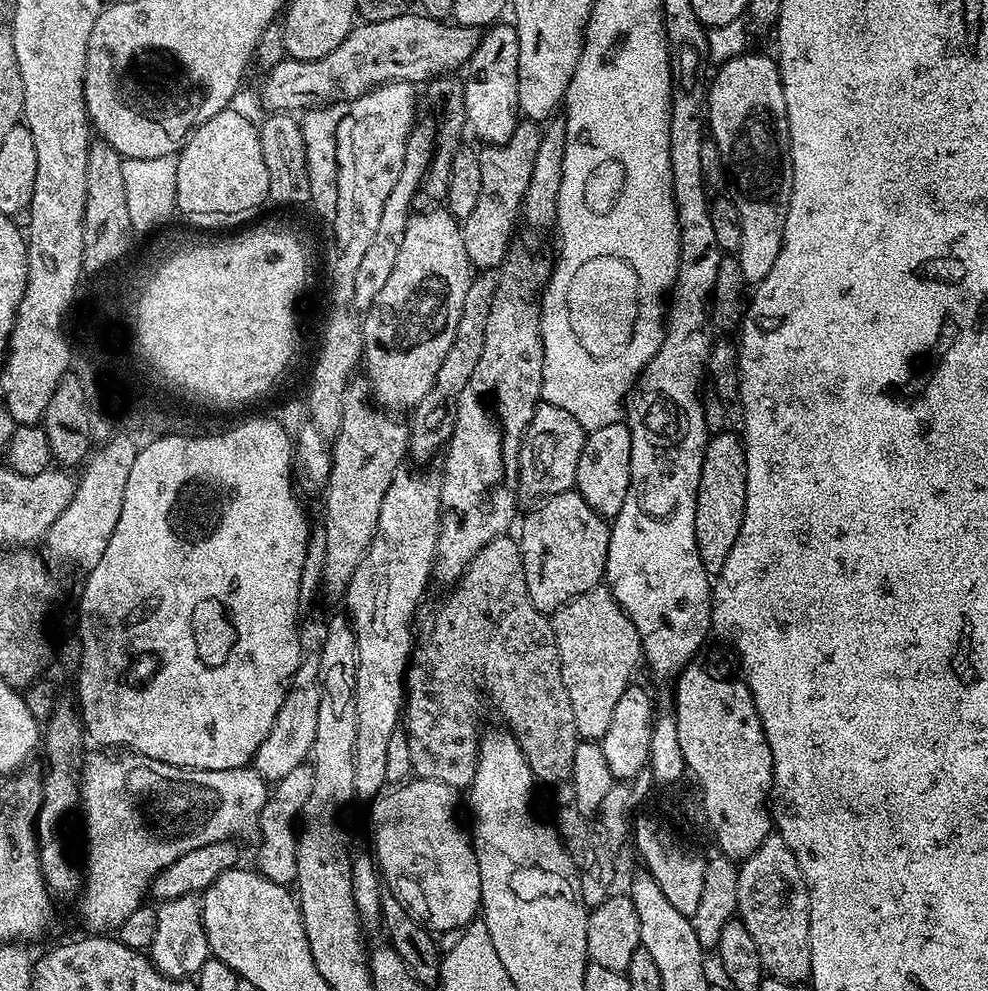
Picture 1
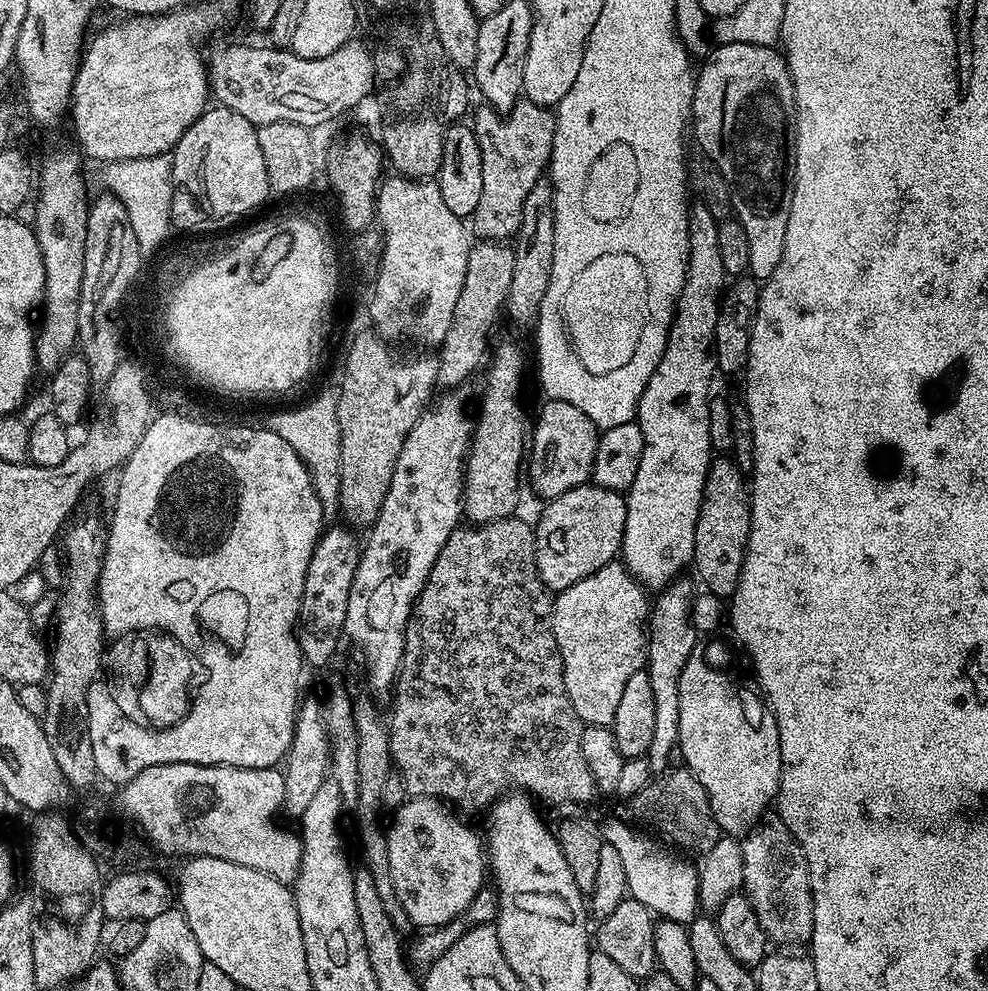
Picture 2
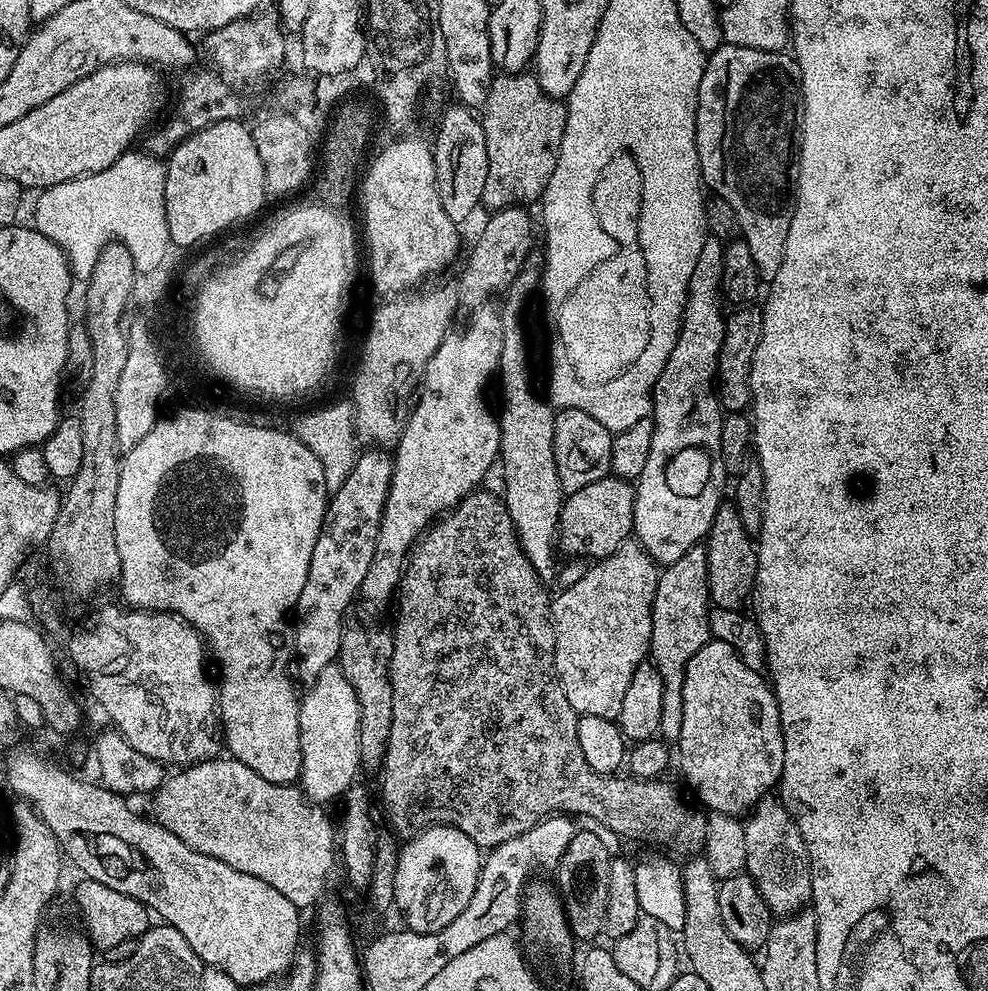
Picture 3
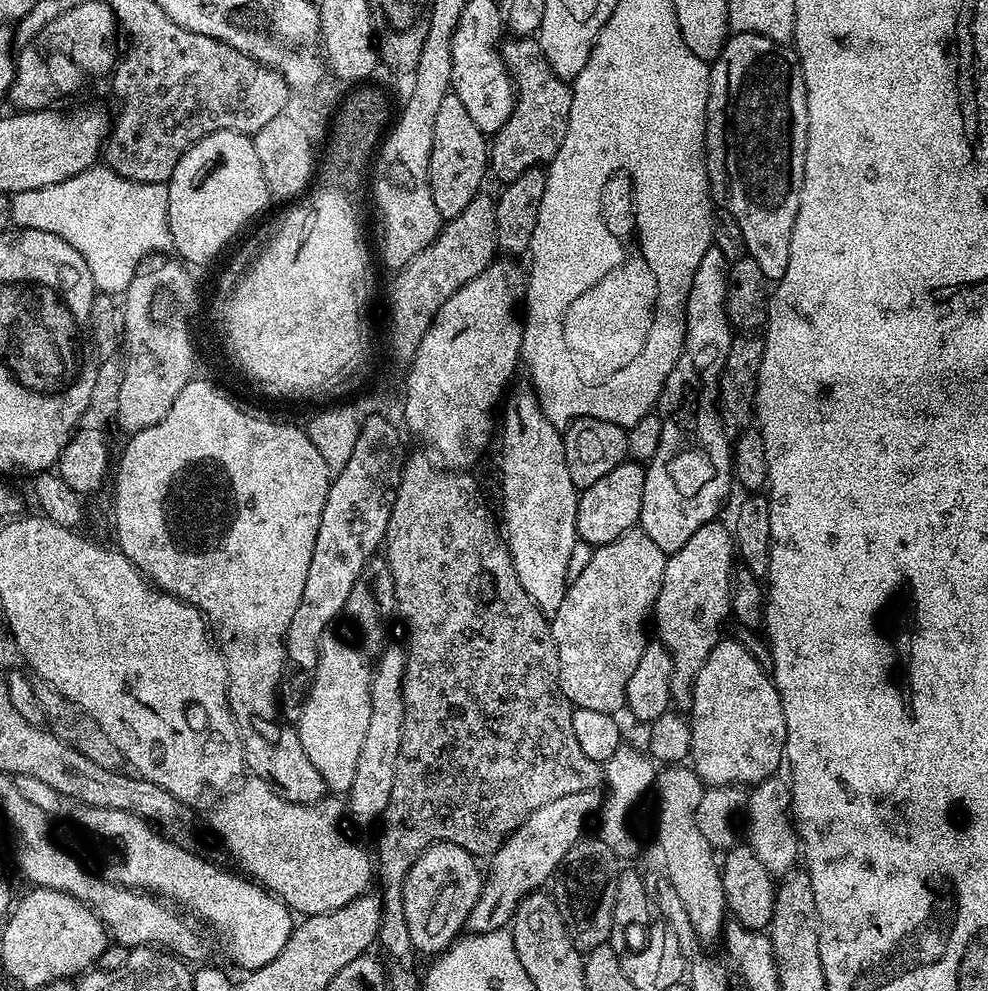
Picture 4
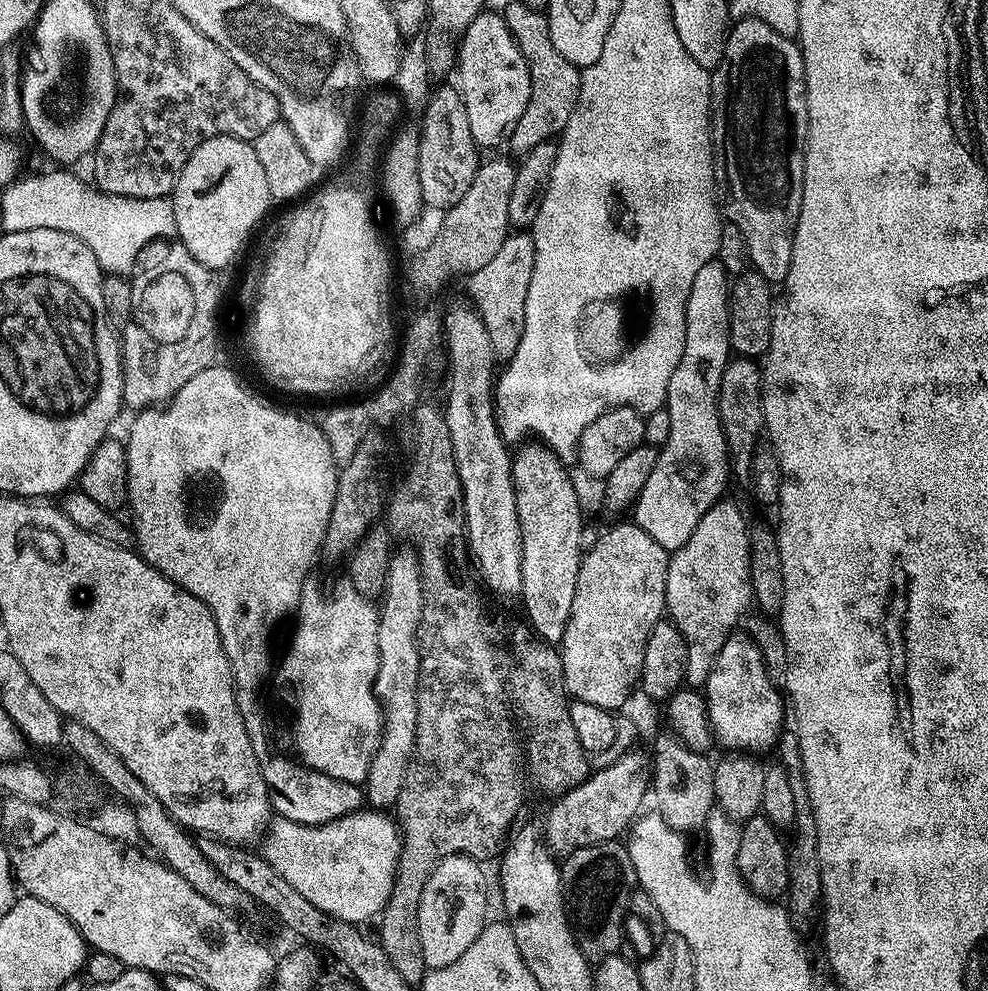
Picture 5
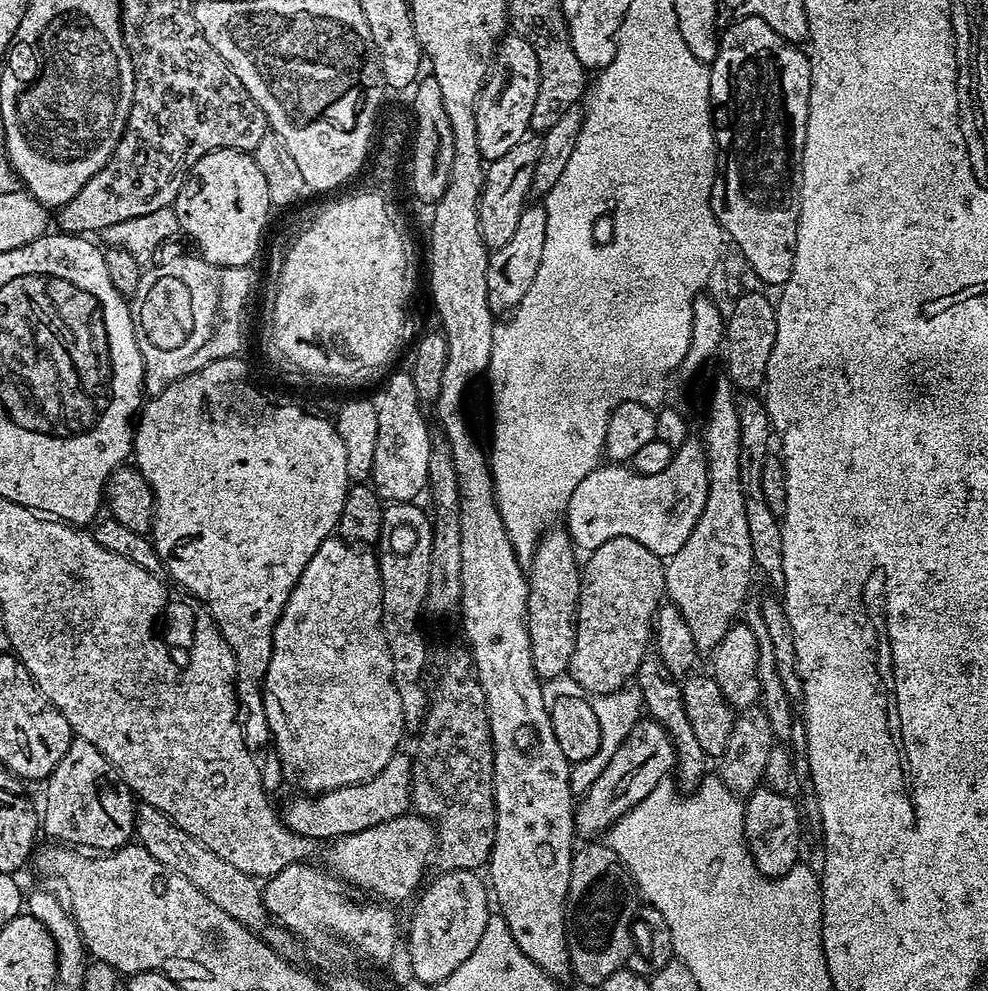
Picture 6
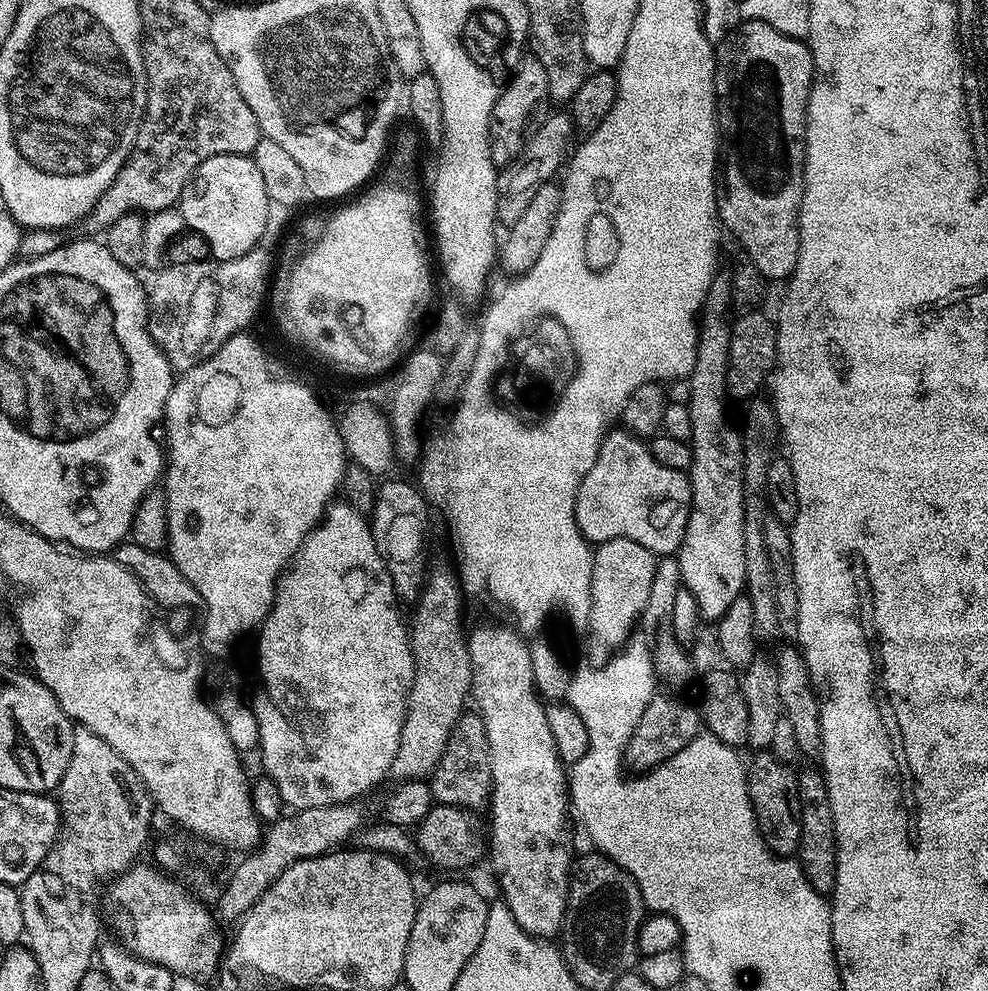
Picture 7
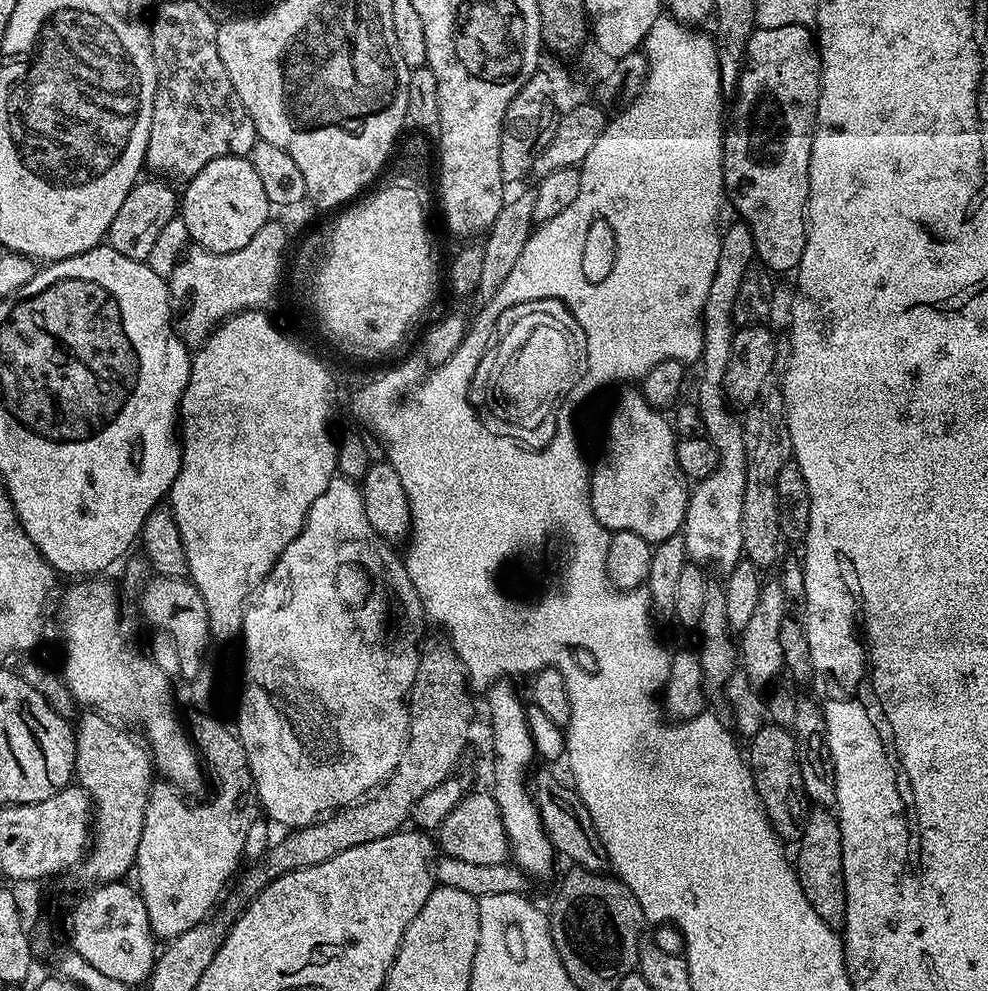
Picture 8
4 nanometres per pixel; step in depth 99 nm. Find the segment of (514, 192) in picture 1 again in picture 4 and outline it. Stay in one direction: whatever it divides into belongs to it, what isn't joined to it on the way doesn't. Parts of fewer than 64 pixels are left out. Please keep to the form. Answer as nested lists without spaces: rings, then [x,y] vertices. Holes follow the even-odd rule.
[[[508,38],[503,41],[504,65],[516,85],[516,105],[502,130],[490,140],[490,172],[500,182],[507,182],[526,174],[531,168],[551,162],[566,138],[566,126],[570,122],[572,85],[562,79],[546,60],[539,39]]]

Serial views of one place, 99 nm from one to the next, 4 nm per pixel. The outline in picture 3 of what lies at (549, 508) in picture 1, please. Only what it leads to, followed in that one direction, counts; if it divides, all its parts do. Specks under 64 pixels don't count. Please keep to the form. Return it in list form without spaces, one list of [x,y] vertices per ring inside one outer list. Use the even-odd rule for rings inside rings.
[[[611,474],[582,490],[567,493],[563,506],[560,507],[560,530],[558,548],[561,553],[569,552],[572,556],[592,556],[593,561],[614,554],[633,535],[635,487],[629,481]]]

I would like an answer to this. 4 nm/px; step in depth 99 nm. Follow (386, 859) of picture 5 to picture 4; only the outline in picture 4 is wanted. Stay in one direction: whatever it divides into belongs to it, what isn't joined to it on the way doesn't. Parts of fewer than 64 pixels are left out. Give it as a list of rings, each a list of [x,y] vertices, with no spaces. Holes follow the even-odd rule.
[[[255,778],[245,779],[235,790],[217,800],[220,801],[212,812],[212,828],[217,838],[228,847],[229,854],[245,868],[243,871],[252,880],[280,897],[293,913],[306,917],[336,911],[373,887],[373,853],[367,852],[358,841],[351,840],[340,829],[341,801],[339,804],[336,800],[325,798],[316,804],[295,804],[285,800],[271,784]]]

